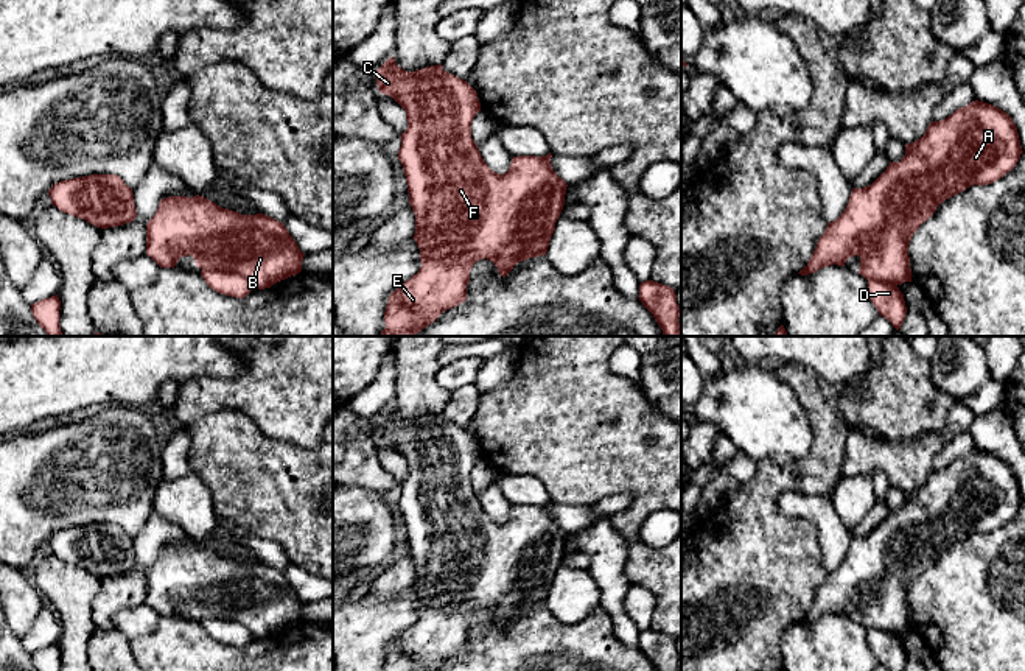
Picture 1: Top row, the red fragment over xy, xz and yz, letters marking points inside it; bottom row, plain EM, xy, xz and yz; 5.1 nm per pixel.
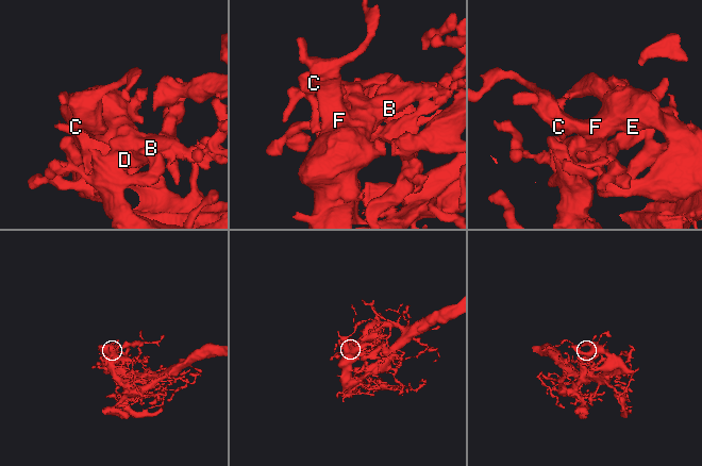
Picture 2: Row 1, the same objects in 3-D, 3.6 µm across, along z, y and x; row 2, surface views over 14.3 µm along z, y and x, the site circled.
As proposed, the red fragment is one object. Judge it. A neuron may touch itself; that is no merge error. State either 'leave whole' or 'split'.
leave whole

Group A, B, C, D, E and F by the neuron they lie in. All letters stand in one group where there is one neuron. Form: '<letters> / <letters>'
A B C D E F

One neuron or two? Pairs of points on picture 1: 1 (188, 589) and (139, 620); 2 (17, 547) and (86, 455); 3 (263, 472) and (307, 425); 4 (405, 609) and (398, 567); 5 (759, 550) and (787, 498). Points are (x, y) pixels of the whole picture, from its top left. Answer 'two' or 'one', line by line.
1: two
2: one
3: two
4: two
5: two

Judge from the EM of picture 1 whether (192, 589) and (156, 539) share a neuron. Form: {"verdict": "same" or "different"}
{"verdict": "same"}

